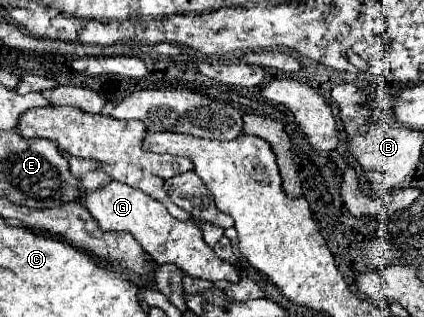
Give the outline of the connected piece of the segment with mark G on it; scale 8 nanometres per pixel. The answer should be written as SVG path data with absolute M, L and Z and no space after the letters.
M112 181L98 191L88 191L88 195L80 201L80 205L94 215L102 231L130 231L134 239L142 245L142 249L148 251L158 265L164 265L164 263L176 265L186 275L204 279L204 281L238 283L240 279L238 277L240 271L232 263L220 259L212 251L212 247L206 245L202 231L194 221L174 219L160 201L152 199L150 195L146 195L136 187Z

